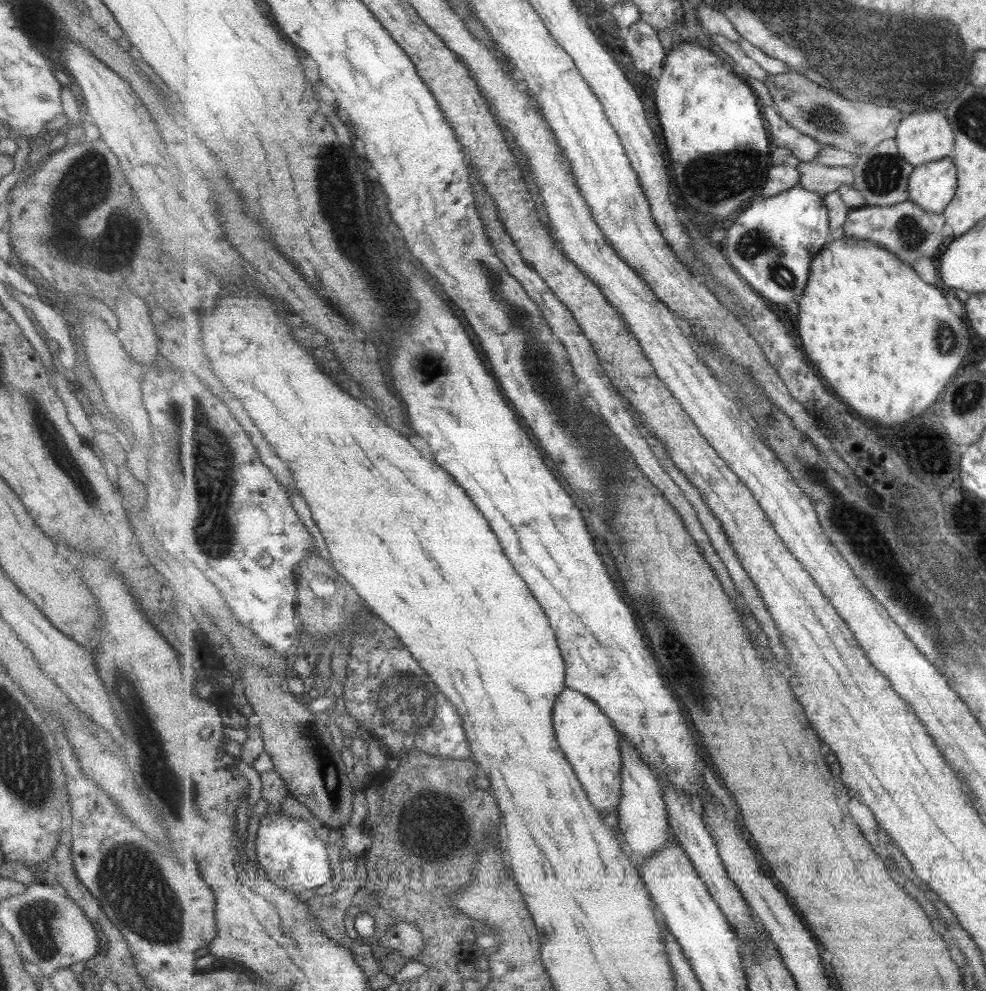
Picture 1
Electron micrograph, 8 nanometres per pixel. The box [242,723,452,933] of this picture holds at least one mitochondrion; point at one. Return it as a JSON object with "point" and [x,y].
{"point":[326,772]}

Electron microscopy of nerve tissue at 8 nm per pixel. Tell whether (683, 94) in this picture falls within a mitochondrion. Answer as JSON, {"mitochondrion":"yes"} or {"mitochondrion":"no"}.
{"mitochondrion":"no"}

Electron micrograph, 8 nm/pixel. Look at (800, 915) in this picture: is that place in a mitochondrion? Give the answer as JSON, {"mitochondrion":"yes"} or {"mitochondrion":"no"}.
{"mitochondrion":"no"}

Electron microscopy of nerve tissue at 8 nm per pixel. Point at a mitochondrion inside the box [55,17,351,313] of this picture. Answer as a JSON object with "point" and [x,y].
{"point":[87,177]}

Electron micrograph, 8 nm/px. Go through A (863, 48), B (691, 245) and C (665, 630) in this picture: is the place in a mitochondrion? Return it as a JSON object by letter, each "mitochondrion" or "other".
{"A":"mitochondrion","B":"other","C":"mitochondrion"}

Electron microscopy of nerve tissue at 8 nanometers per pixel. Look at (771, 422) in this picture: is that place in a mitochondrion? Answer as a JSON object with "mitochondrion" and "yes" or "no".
{"mitochondrion":"yes"}

